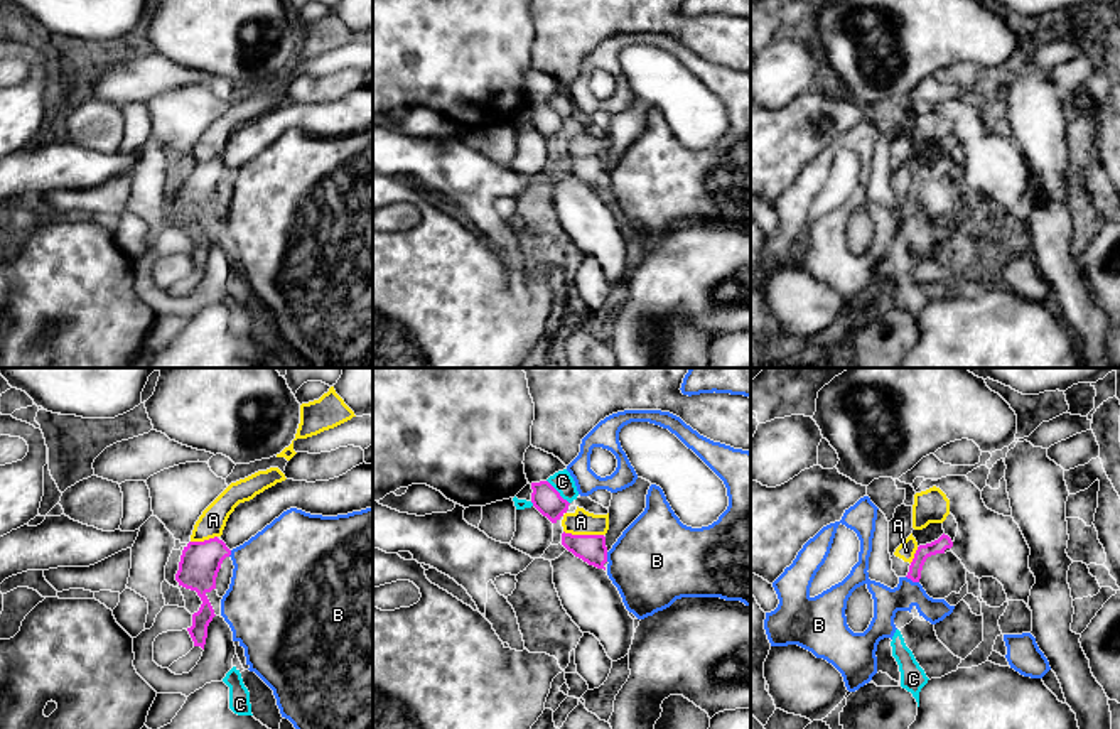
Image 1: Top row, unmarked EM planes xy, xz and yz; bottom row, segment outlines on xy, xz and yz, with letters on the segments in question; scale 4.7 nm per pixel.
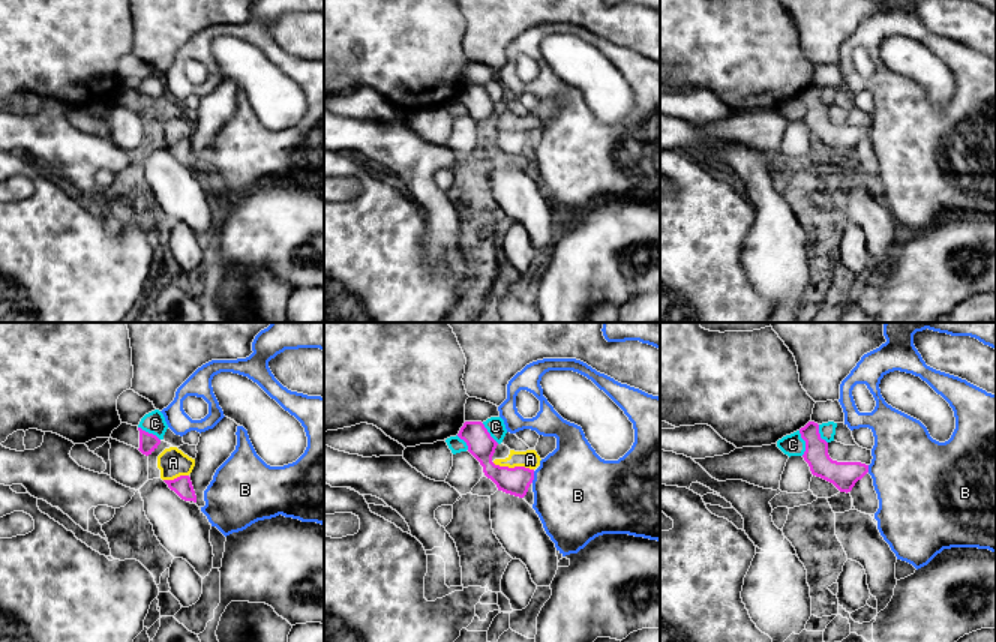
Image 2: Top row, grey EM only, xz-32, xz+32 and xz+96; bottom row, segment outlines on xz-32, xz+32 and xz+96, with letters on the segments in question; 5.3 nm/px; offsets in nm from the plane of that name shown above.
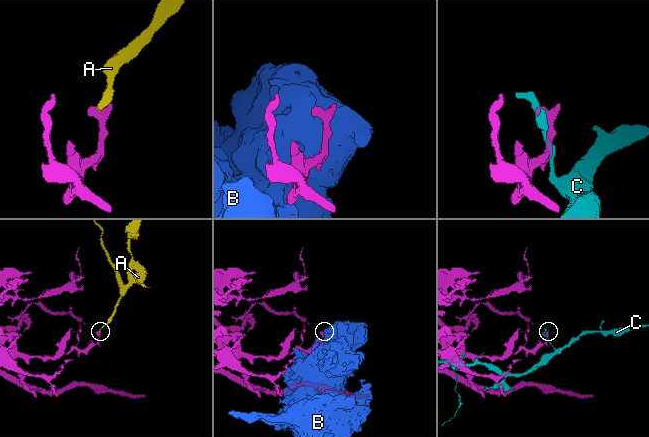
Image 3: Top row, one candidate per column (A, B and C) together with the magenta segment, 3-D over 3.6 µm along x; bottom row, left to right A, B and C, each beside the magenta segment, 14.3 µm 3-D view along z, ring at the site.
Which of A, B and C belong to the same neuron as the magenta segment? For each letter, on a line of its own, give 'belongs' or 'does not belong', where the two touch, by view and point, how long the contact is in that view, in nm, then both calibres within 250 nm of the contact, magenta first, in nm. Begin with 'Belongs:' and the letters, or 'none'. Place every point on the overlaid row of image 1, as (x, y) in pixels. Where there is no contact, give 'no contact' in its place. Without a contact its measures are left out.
Belongs: none
A: does not belong; meets magenta in xz at (584, 535); contact 190 nm long; 140 nm thick on the magenta side, 120 nm on the other
B: does not belong; meets magenta in yz at (913, 581); contact 70 nm long; 70 nm thick on the magenta side, 130 nm on the other
C: does not belong; meets magenta in xz at (557, 491); contact 160 nm long; 140 nm thick on the magenta side, 100 nm on the other

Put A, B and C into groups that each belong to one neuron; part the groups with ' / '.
A / B / C

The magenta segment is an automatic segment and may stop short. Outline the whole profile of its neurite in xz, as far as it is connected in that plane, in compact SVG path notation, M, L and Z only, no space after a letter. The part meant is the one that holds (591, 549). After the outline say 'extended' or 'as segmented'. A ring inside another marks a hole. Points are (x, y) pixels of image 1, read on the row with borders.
M563 532L562 545L589 565L606 570L607 547L604 535L572 535Z; as segmented

